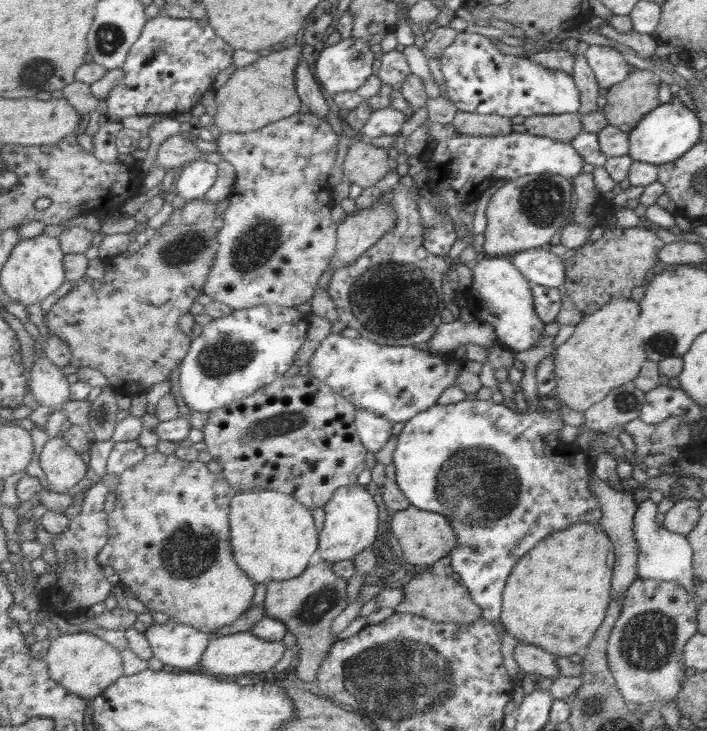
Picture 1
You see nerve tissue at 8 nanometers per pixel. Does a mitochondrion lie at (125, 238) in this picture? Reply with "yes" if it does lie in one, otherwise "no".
no

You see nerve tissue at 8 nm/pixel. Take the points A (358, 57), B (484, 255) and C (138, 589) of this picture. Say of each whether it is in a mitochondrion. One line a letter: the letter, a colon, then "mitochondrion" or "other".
A: mitochondrion
B: other
C: other

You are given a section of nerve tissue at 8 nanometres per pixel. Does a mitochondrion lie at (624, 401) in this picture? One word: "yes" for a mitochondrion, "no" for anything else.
yes

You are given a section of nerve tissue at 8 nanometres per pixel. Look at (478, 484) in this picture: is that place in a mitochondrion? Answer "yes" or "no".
yes

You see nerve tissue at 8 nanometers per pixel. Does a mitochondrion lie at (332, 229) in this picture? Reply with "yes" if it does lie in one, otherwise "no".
no

